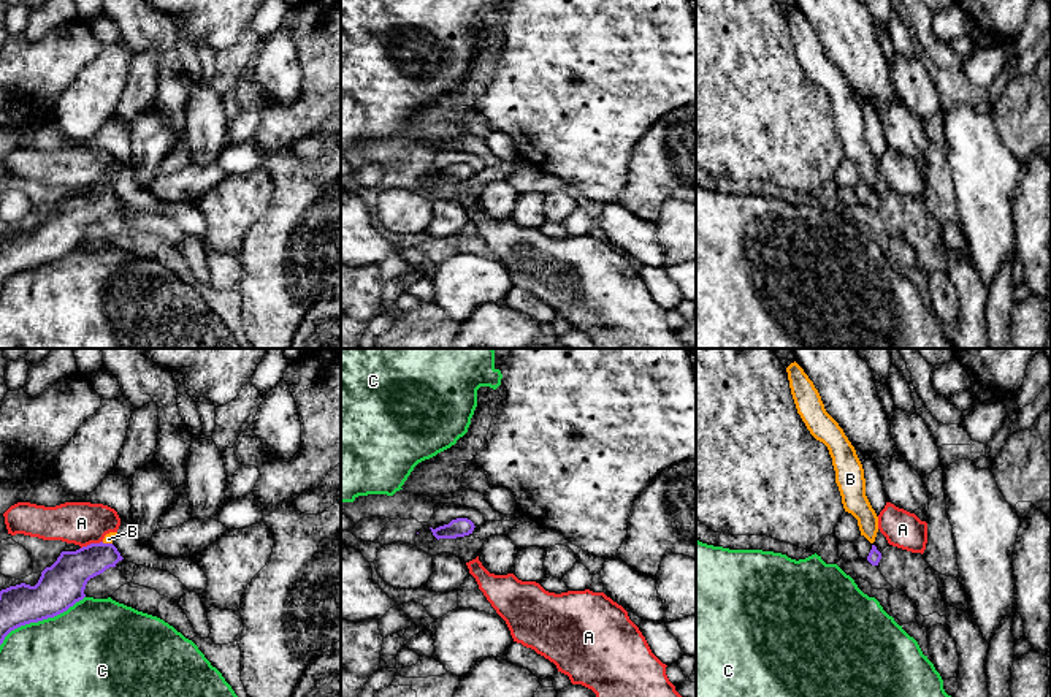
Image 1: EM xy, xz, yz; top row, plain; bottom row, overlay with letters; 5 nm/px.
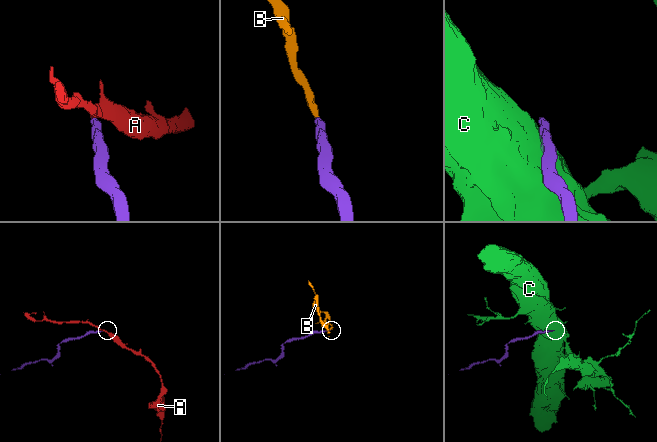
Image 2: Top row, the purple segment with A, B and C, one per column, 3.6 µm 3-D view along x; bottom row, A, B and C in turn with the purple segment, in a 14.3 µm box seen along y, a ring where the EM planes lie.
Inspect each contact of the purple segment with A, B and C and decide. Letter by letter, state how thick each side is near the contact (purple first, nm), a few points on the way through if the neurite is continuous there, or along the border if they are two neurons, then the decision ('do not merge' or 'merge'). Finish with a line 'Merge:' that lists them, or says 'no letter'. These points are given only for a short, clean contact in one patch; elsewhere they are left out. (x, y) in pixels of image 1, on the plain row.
A: 220/220 nm | along xy (102, 186), (91, 187), (81, 194) | do not merge
B: 200/50 nm | across xy (68, 220), (87, 208), (107, 189), (108, 184) | merge
C: 220/500 nm | do not merge
Merge: B

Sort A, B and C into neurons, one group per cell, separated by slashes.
A / B / C

